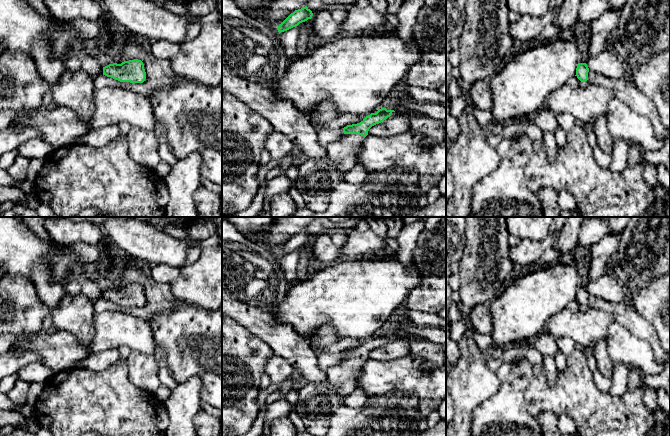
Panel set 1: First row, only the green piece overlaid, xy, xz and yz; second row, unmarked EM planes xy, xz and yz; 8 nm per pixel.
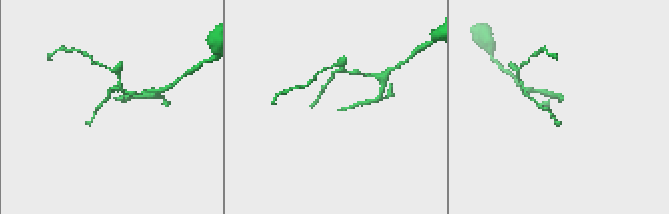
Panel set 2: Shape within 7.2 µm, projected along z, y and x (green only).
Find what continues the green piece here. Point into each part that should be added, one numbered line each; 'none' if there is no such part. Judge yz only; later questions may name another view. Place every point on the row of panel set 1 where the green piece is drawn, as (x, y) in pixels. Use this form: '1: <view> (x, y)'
1: yz (627, 92)

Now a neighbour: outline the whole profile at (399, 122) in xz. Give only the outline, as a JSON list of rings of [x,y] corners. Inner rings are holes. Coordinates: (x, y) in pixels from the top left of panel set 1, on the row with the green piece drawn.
[[[392,112],[391,116],[383,122],[372,126],[368,135],[377,137],[388,137],[391,135],[400,135],[409,131],[410,116],[407,112]]]

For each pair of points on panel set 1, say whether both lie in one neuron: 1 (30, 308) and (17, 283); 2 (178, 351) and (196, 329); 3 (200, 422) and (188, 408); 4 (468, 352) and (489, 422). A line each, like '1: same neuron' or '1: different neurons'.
1: same neuron
2: same neuron
3: different neurons
4: different neurons

